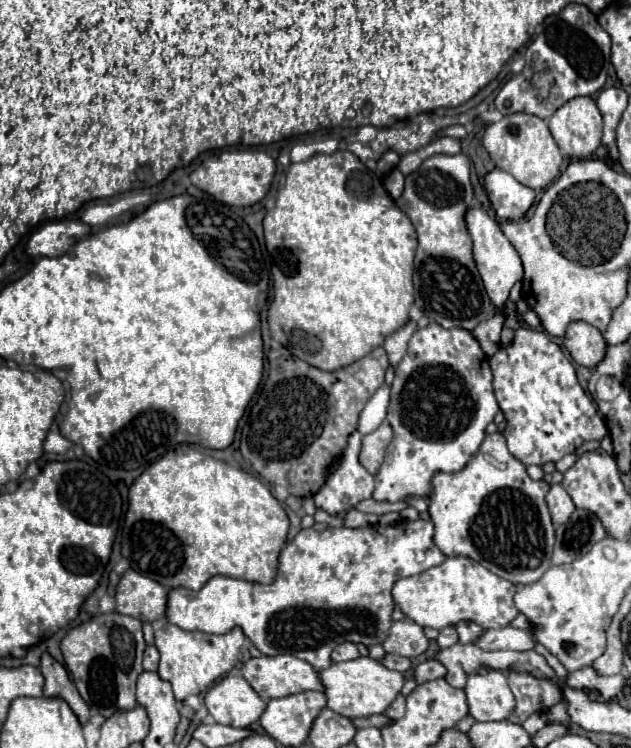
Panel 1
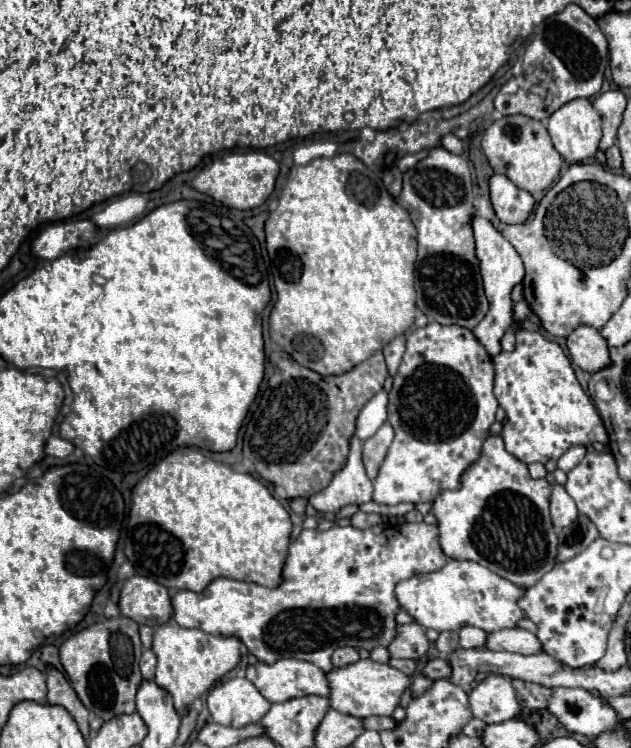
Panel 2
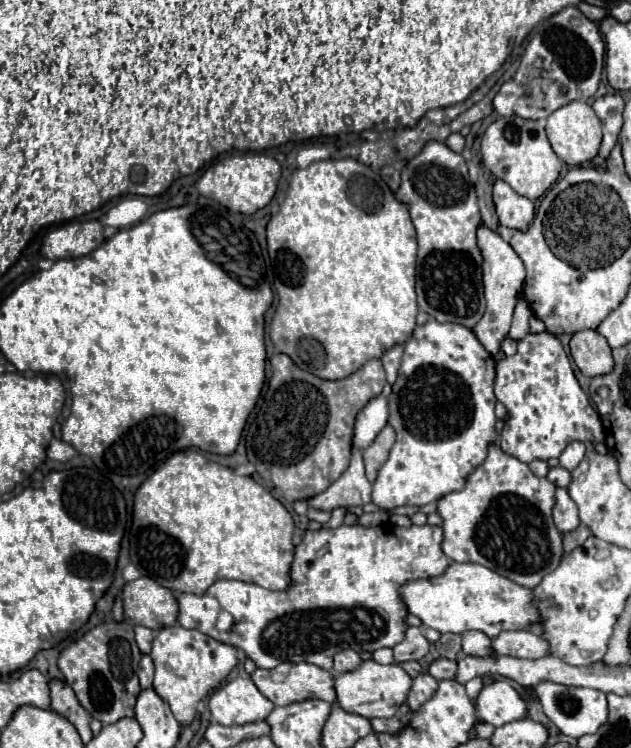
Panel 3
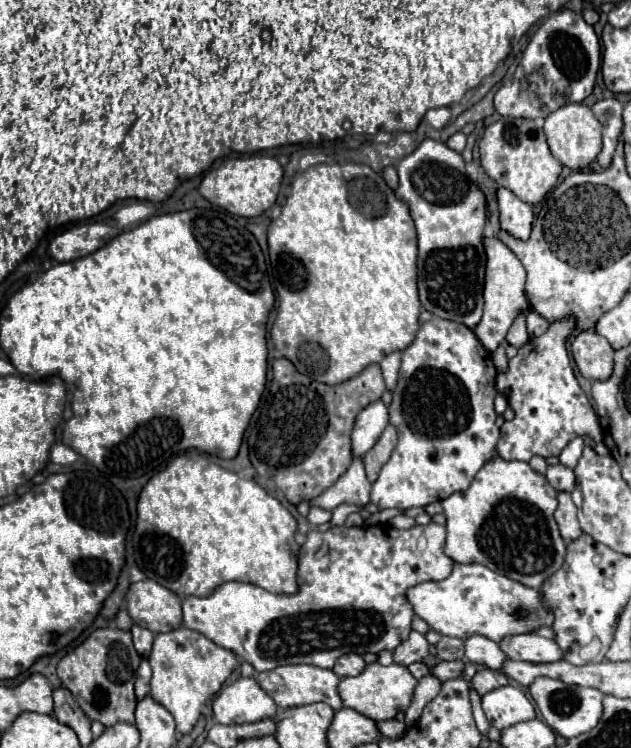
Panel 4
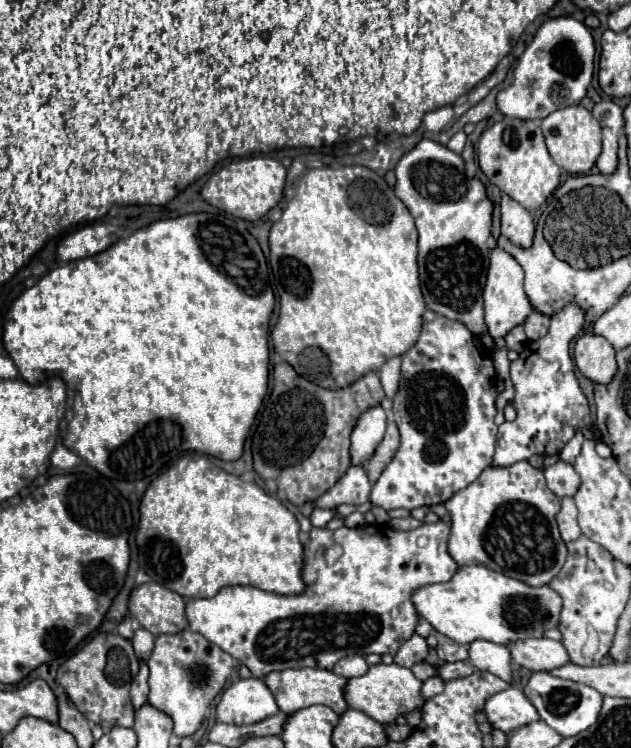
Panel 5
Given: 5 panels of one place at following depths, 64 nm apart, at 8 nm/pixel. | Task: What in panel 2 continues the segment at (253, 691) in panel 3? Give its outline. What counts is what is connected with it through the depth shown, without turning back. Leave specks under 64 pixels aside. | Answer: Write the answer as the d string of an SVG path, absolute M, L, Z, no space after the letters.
M228 678L208 692L206 706L214 722L242 728L256 724L268 712L270 702L246 678Z

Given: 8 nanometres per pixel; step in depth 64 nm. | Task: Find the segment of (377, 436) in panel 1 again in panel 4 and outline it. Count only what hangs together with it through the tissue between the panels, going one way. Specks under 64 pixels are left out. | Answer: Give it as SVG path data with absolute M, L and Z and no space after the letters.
M392 424L386 426L386 430L382 432L382 436L378 438L378 442L374 444L374 448L370 448L362 460L364 460L364 466L366 466L366 476L370 482L374 482L380 474L380 468L388 462L394 446L396 446L396 428Z

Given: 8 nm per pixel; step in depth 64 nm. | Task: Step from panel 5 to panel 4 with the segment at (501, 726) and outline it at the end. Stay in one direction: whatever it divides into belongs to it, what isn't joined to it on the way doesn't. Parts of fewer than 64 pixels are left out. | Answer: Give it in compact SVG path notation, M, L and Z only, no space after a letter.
M510 684L486 692L482 696L482 708L488 722L498 730L534 718L534 706L530 700L520 688Z

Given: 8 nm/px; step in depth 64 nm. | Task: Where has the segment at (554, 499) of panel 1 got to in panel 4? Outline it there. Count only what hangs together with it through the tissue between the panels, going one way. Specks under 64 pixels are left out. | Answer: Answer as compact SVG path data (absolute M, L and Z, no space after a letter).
M558 492L558 508L554 512L554 518L564 540L576 540L582 534L576 518L576 506L572 504L568 492Z

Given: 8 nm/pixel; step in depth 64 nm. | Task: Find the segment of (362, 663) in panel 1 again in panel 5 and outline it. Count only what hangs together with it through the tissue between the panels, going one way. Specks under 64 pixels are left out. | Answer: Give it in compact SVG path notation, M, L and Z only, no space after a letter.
M380 662L376 666L370 666L364 676L348 680L348 684L344 686L344 700L350 708L368 714L380 724L392 724L400 714L406 716L408 712L424 704L420 696L420 686L422 682L412 674L410 668L398 664L386 666Z

